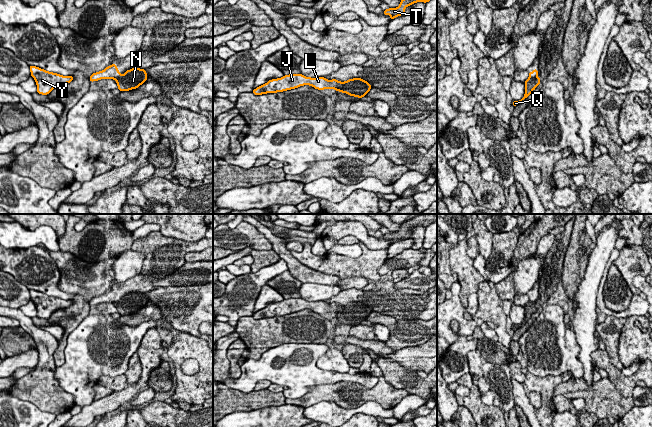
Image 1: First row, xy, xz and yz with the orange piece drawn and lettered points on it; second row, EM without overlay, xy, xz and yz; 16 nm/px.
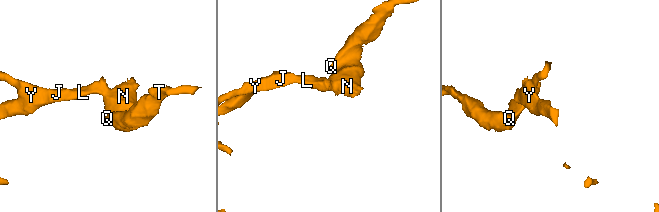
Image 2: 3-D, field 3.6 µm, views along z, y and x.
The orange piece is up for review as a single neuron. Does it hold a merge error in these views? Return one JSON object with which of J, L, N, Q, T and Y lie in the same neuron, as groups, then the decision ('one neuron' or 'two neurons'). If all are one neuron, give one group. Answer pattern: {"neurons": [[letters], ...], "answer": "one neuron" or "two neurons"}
{"neurons": [["J", "L", "Y"], ["N", "Q", "T"]], "answer": "two neurons"}

